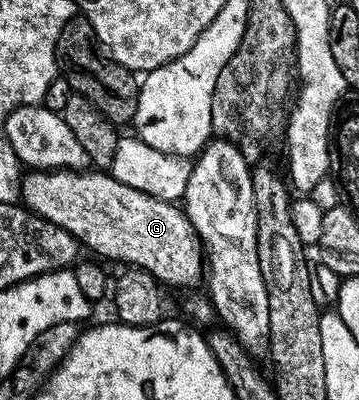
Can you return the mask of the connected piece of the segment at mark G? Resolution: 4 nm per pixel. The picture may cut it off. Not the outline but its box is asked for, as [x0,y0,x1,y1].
[22,170,206,287]

